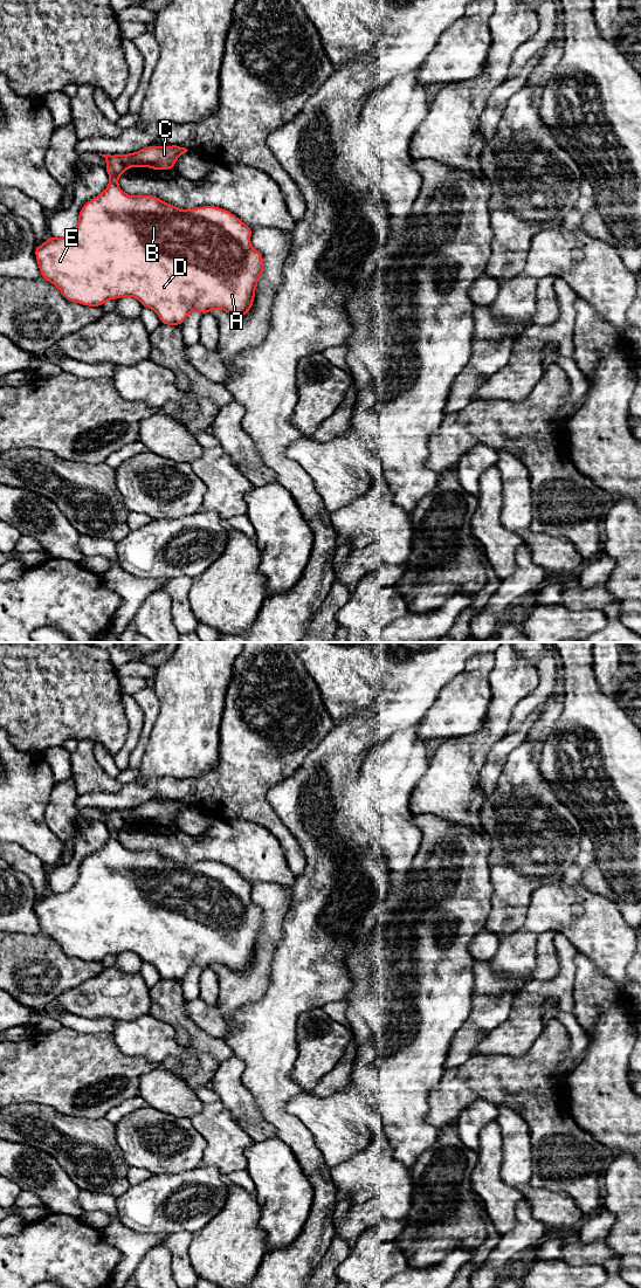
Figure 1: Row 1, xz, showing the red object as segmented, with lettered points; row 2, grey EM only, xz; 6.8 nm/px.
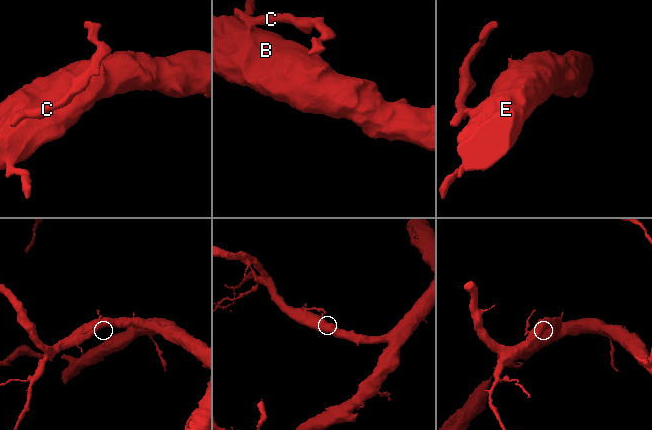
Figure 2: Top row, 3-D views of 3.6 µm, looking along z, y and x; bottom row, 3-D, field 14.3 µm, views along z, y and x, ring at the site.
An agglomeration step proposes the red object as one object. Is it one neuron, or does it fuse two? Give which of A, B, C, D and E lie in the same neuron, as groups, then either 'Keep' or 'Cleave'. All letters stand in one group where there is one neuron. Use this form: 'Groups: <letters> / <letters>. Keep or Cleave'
Groups: A B C D E. Keep

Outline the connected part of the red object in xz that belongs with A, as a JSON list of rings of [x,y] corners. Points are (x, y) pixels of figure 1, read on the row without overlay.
[[[151,800],[126,810],[102,810],[110,832],[103,848],[87,856],[80,866],[76,883],[64,893],[53,893],[35,902],[41,932],[54,939],[69,957],[87,962],[103,962],[108,955],[135,952],[143,963],[156,966],[163,980],[180,982],[192,966],[202,970],[213,964],[235,972],[249,969],[259,934],[264,928],[262,909],[250,897],[253,883],[229,866],[216,861],[179,865],[154,850],[130,850],[118,841],[118,833],[130,822],[150,822],[154,826],[173,825],[177,814],[188,805],[180,800]]]

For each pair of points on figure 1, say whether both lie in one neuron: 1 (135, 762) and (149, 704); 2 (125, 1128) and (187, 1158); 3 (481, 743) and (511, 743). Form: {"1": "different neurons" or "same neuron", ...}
{"1": "same neuron", "2": "same neuron", "3": "different neurons"}

